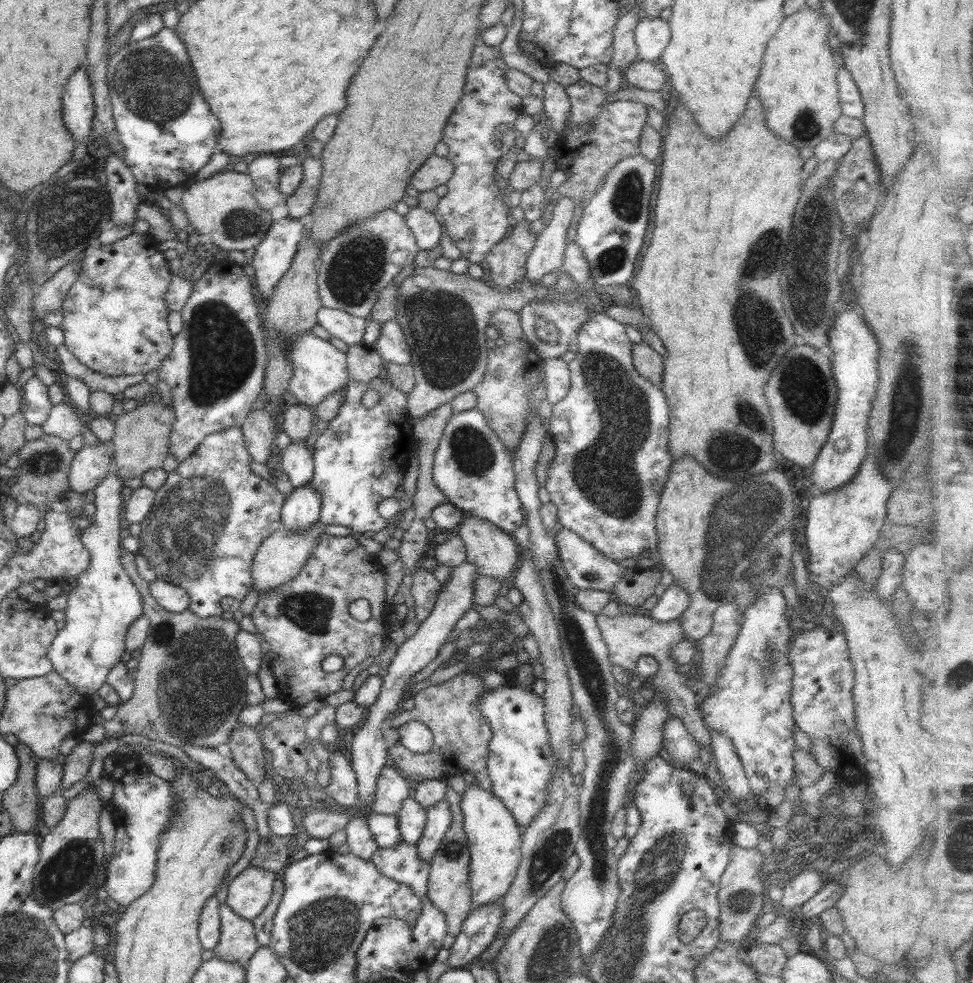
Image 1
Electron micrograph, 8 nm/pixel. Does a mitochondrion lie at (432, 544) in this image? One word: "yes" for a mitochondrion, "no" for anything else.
no

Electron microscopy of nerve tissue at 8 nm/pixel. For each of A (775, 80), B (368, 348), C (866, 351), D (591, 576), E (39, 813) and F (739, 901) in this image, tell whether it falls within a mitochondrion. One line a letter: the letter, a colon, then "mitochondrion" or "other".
A: other
B: other
C: other
D: mitochondrion
E: other
F: mitochondrion

